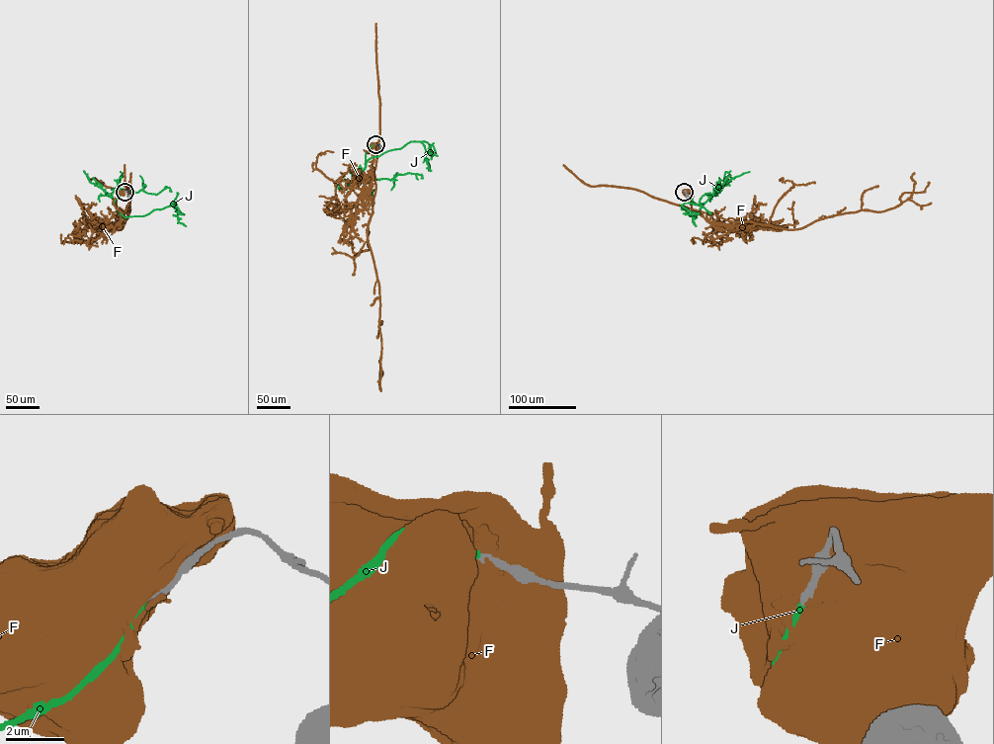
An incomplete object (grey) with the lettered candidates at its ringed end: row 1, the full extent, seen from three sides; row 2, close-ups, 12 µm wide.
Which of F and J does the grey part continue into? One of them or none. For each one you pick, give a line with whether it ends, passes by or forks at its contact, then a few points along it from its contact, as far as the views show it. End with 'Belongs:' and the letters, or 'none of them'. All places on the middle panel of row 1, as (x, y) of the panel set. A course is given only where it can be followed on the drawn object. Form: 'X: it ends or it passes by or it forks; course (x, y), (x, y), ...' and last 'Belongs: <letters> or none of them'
J: it ends; course (375, 144), (366, 152), (365, 164), (372, 157), (400, 148), (410, 141), (420, 141), (426, 151), (428, 170)
Belongs: J

